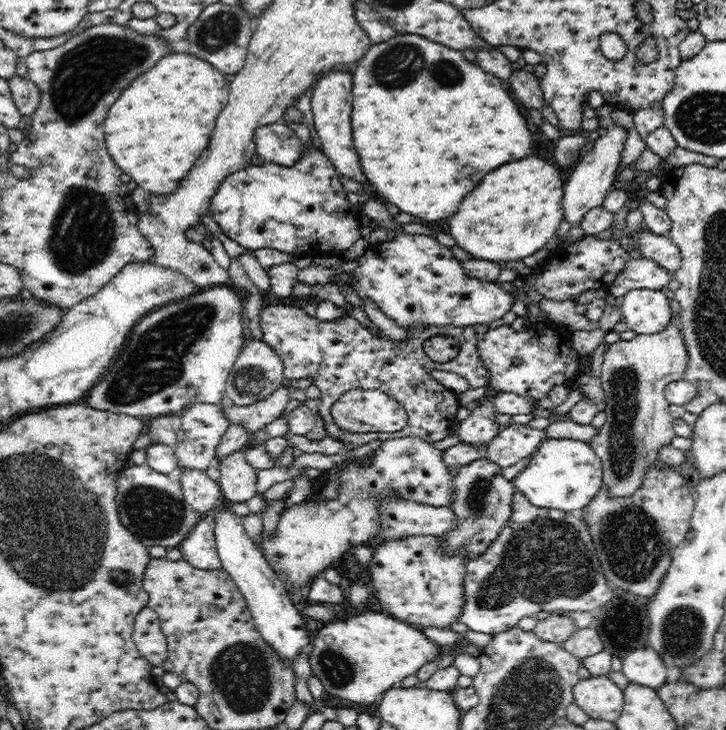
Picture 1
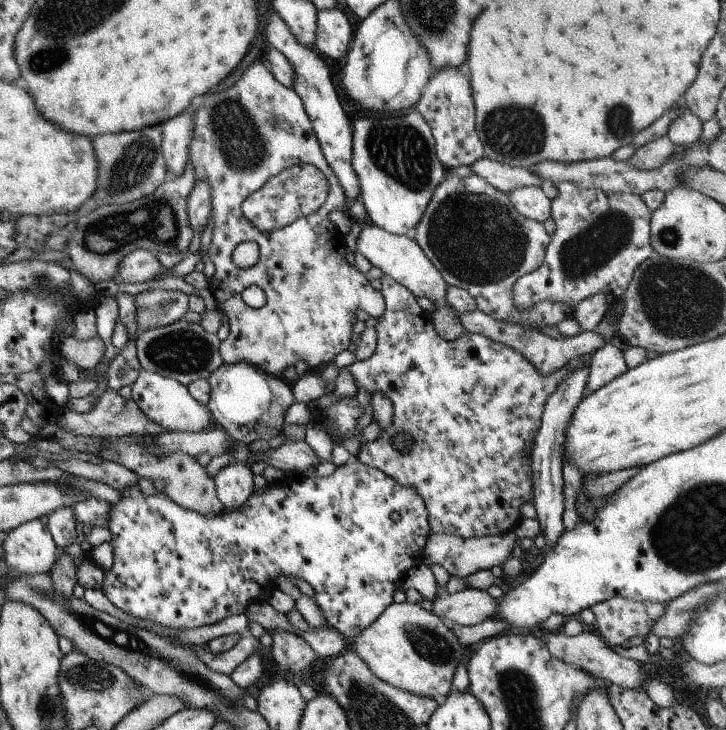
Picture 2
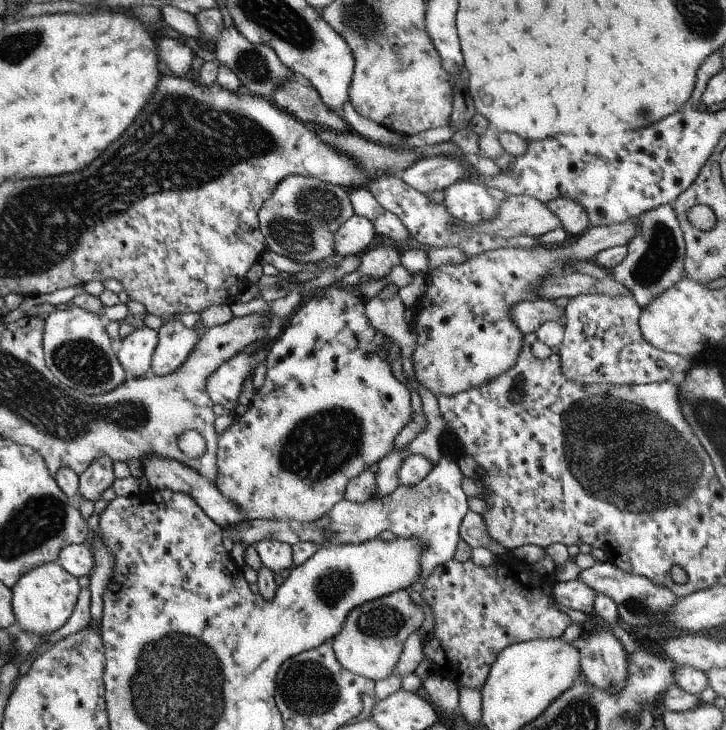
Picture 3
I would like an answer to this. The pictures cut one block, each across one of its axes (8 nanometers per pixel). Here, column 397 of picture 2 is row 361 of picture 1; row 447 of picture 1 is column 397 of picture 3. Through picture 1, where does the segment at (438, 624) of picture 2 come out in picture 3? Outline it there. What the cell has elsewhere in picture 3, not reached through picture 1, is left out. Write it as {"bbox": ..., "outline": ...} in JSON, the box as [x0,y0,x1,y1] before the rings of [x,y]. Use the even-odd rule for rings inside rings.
{"bbox":[332,590,423,681],"outline":[[[406,590],[360,604],[347,614],[341,632],[332,638],[335,658],[351,674],[372,681],[387,678],[399,660],[407,636],[419,630],[423,618],[421,606],[411,600]]]}

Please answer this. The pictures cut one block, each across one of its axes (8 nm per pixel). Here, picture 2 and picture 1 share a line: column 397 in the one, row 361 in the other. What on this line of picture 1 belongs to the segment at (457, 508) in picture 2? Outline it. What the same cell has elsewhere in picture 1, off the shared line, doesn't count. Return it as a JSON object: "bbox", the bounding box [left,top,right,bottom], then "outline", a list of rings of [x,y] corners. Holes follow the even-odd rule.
{"bbox":[261,304,490,448],"outline":[[[295,304],[270,305],[261,309],[261,326],[264,341],[280,355],[284,361],[284,376],[288,379],[309,378],[311,384],[316,386],[321,392],[319,399],[308,399],[305,404],[308,408],[319,410],[324,420],[327,436],[340,439],[346,443],[346,448],[356,448],[362,444],[381,439],[383,441],[399,438],[419,438],[428,444],[442,440],[447,437],[449,429],[456,422],[456,412],[461,407],[459,393],[448,389],[442,385],[436,378],[432,377],[434,370],[446,370],[446,372],[456,372],[463,376],[474,387],[486,386],[490,382],[488,368],[484,366],[484,361],[480,359],[480,353],[477,347],[478,333],[474,326],[428,326],[428,328],[405,328],[405,339],[394,339],[378,329],[374,329],[360,324],[354,316],[350,316],[348,309],[342,318],[325,322],[318,318],[312,317],[306,313],[302,307]],[[438,333],[453,334],[460,340],[460,352],[454,360],[450,362],[438,363],[425,355],[423,351],[423,342],[431,336]],[[352,390],[377,390],[392,397],[398,404],[404,407],[408,413],[408,424],[400,432],[350,432],[342,429],[332,420],[332,404],[338,402],[340,398]]]}

